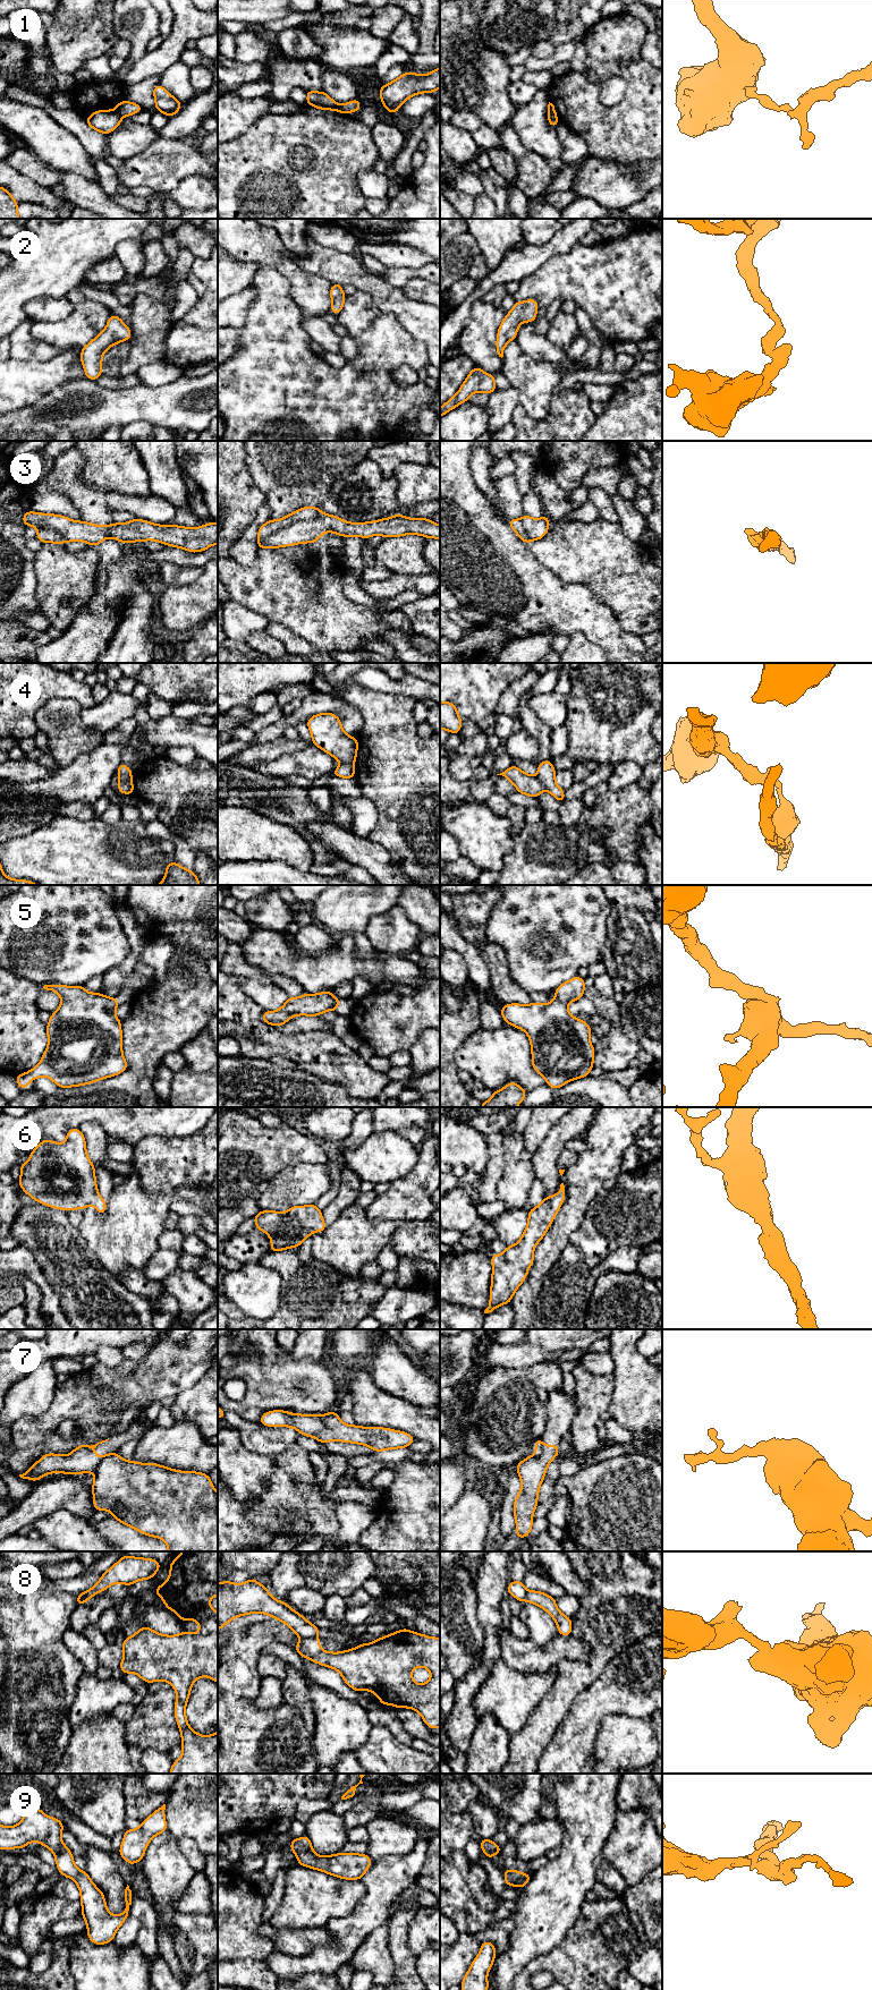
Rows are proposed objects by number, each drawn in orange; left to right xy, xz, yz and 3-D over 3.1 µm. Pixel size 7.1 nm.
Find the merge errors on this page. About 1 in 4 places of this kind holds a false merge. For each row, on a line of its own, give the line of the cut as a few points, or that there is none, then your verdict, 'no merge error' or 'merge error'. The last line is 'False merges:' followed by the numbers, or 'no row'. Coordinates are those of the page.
1: cut in xy along (115, 109), (121, 117); merge error
2: no cut; no merge error
3: no cut; no merge error
4: cut in xz along (341, 763), (353, 765); merge error
5: no cut; no merge error
6: no cut; no merge error
7: cut in xz along (321, 1416), (323, 1427), (313, 1436); merge error
8: cut in xz along (316, 1636), (302, 1639); merge error
9: no cut; no merge error
False merges: 1, 4, 7, 8

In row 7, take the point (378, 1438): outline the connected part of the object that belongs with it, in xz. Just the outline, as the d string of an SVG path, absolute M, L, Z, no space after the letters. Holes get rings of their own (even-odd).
M337 1411L328 1412L322 1417L324 1428L314 1438L324 1444L328 1442L344 1442L369 1446L373 1452L406 1448L416 1439L405 1432L381 1427L359 1427L344 1423Z

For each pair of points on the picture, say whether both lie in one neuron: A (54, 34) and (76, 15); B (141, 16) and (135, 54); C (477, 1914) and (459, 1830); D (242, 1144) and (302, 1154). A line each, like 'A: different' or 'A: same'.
A: different
B: same
C: same
D: same

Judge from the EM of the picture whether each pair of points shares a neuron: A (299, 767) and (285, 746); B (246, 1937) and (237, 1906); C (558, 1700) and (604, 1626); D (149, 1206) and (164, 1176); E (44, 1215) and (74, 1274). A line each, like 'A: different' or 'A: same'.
A: different
B: same
C: same
D: different
E: same

